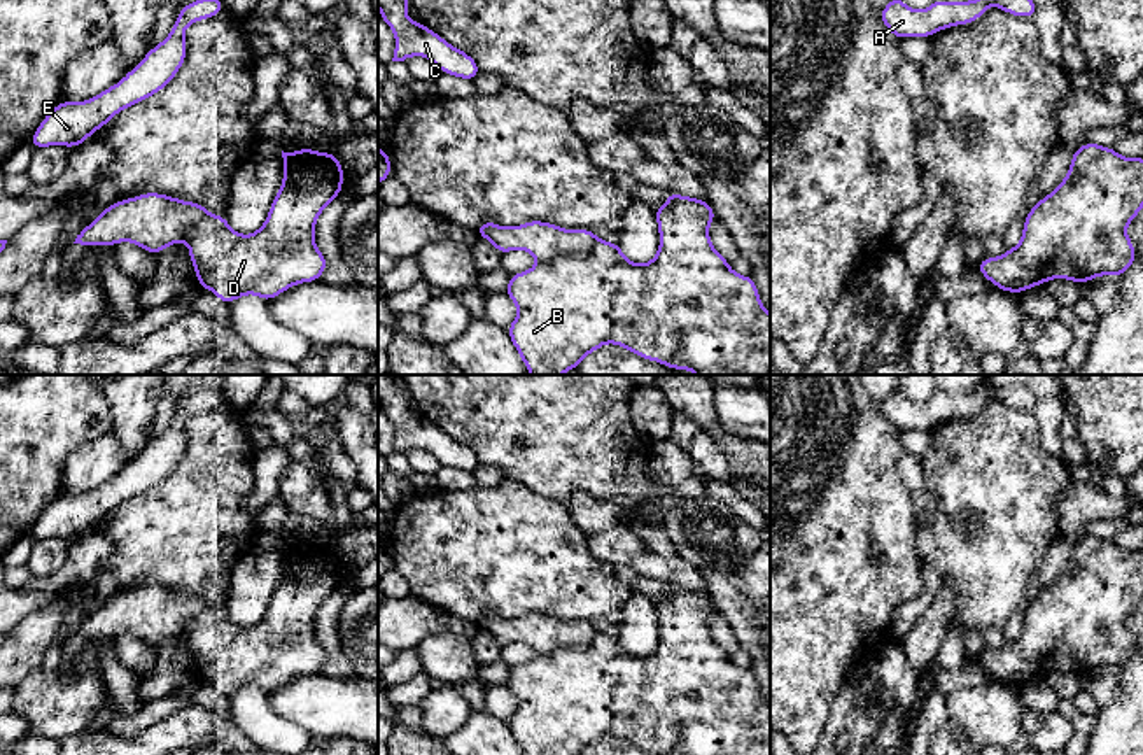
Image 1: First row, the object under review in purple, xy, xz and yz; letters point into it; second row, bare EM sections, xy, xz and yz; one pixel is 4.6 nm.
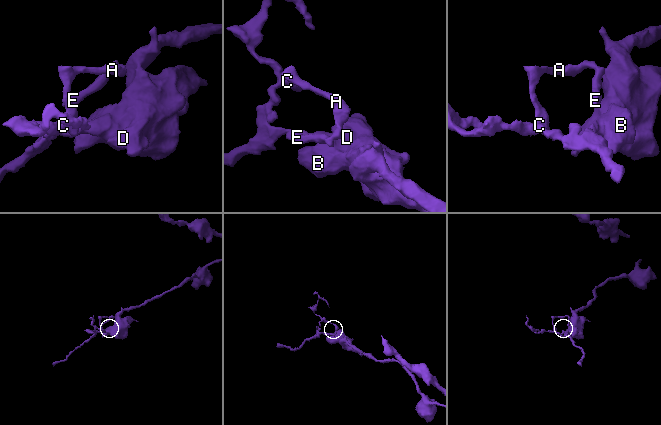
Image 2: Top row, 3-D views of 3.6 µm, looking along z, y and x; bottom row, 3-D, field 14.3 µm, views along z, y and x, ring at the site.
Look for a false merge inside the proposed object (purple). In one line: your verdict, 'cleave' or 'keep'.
cleave

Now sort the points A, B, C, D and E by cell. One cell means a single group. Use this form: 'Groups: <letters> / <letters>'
Groups: A C E / B D

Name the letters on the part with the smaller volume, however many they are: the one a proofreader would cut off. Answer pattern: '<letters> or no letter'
A, C, E

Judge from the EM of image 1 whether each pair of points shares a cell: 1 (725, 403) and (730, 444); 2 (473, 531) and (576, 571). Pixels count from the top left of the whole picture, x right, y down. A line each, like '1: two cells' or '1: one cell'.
1: two cells
2: one cell

